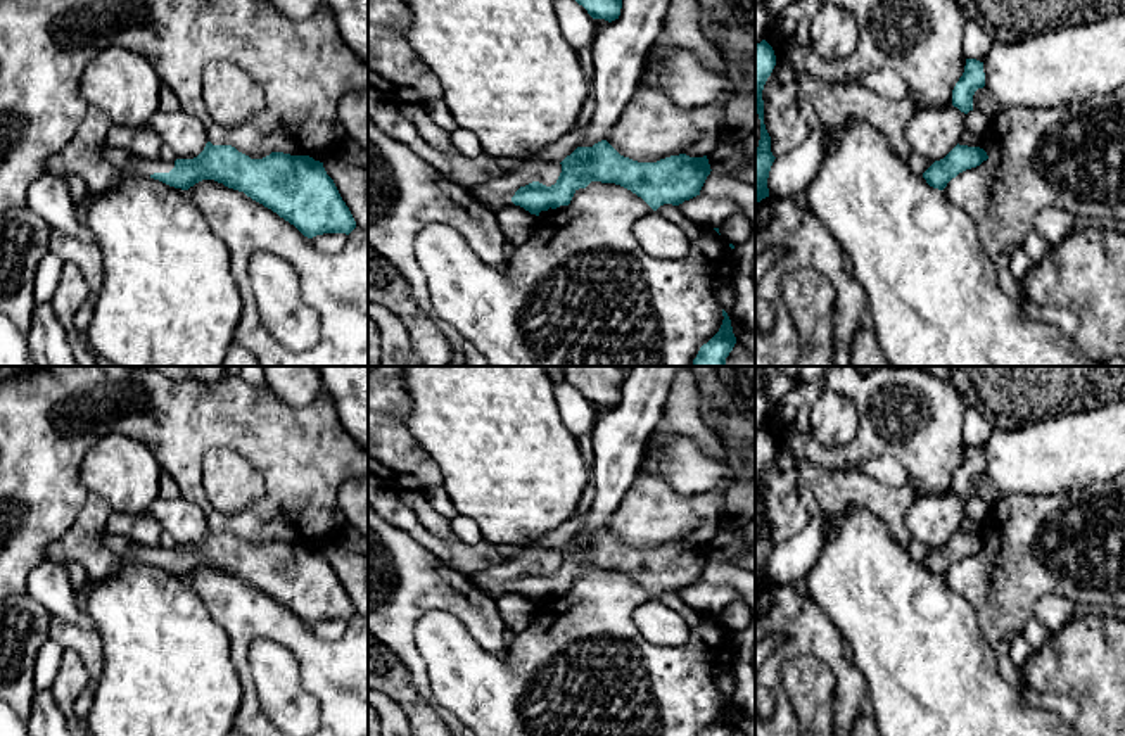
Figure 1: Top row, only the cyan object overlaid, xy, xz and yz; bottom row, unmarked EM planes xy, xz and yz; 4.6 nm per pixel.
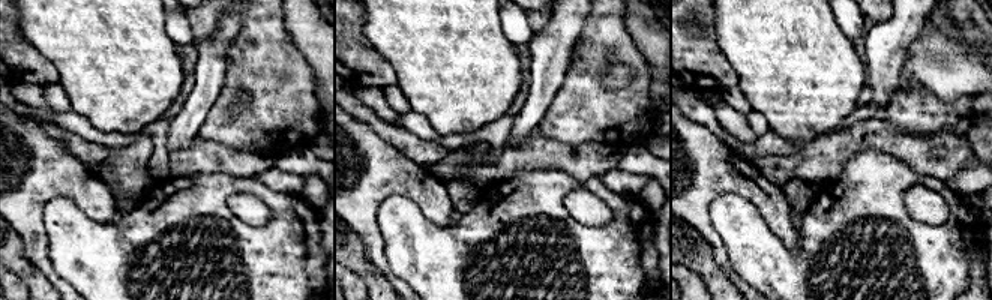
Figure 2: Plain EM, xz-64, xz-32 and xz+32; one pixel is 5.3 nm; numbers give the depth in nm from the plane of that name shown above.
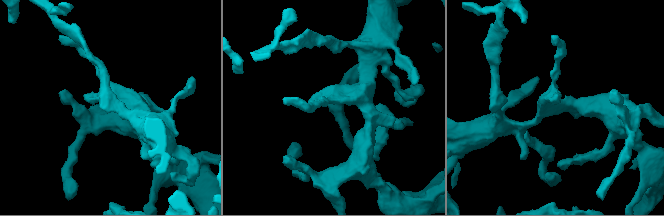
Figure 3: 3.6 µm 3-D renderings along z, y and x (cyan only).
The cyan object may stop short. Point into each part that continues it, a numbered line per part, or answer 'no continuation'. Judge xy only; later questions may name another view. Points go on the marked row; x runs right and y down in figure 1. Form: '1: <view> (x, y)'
1: xy (142, 166)

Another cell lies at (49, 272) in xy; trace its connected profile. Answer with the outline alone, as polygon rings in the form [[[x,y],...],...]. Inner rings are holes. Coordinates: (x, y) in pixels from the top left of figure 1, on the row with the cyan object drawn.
[[[54,254],[43,256],[36,276],[35,276],[35,301],[52,302],[54,292],[57,289],[64,263]]]

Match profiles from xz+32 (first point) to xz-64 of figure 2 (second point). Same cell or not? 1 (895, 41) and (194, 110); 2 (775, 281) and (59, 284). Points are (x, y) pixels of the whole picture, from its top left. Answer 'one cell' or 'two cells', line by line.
1: one cell
2: two cells

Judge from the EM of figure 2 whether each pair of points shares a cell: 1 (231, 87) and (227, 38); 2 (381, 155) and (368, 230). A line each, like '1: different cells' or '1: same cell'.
1: different cells
2: same cell

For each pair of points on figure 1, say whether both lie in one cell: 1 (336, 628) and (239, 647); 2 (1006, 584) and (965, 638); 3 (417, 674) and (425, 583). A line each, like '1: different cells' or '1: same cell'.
1: different cells
2: different cells
3: same cell

